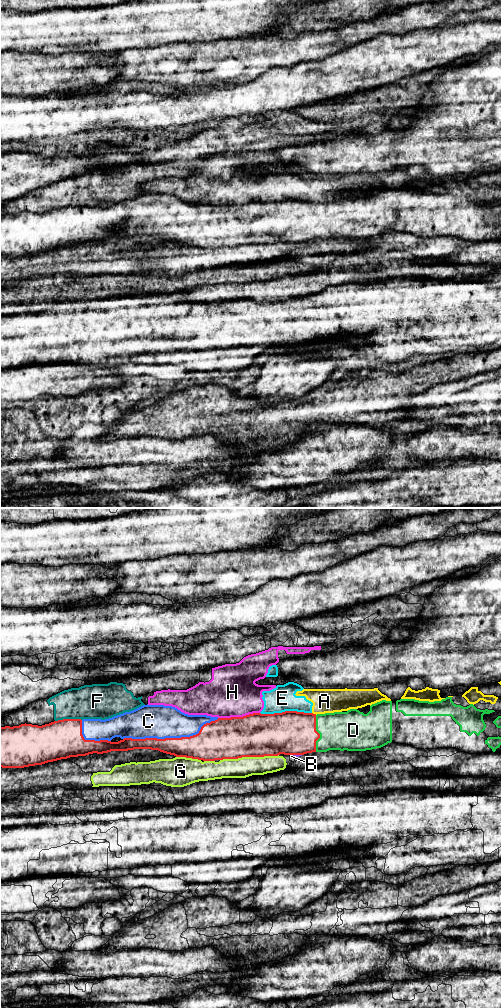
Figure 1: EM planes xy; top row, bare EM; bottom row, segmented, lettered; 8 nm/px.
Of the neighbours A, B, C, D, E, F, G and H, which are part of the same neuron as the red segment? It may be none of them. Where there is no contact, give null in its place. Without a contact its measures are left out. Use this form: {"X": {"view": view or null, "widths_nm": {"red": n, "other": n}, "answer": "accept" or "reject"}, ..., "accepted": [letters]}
{"A": {"view": "xy", "widths_nm": {"red": 360, "other": 190}, "answer": "reject"}, "B": {"view": "xy", "widths_nm": {"red": 360, "other": 30}, "answer": "reject"}, "C": {"view": "xy", "widths_nm": {"red": 220, "other": 280}, "answer": "accept"}, "D": {"view": "xy", "widths_nm": {"red": 360, "other": 300}, "answer": "accept"}, "E": {"view": "xy", "widths_nm": {"red": 360, "other": 200}, "answer": "reject"}, "F": {"view": "xy", "widths_nm": {"red": 320, "other": 280}, "answer": "reject"}, "G": {"view": "xy", "widths_nm": {"red": 360, "other": 160}, "answer": "reject"}, "H": {"view": "xy", "widths_nm": {"red": 360, "other": 400}, "answer": "reject"}, "accepted": ["C", "D"]}

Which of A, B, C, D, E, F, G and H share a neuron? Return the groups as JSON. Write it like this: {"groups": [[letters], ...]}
{"groups": [["A", "E", "H"], ["B", "G"], ["C", "D"], ["F"]]}

